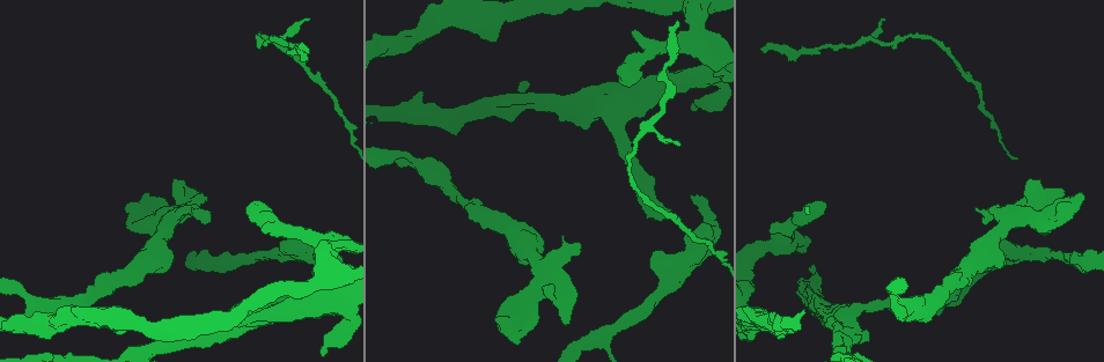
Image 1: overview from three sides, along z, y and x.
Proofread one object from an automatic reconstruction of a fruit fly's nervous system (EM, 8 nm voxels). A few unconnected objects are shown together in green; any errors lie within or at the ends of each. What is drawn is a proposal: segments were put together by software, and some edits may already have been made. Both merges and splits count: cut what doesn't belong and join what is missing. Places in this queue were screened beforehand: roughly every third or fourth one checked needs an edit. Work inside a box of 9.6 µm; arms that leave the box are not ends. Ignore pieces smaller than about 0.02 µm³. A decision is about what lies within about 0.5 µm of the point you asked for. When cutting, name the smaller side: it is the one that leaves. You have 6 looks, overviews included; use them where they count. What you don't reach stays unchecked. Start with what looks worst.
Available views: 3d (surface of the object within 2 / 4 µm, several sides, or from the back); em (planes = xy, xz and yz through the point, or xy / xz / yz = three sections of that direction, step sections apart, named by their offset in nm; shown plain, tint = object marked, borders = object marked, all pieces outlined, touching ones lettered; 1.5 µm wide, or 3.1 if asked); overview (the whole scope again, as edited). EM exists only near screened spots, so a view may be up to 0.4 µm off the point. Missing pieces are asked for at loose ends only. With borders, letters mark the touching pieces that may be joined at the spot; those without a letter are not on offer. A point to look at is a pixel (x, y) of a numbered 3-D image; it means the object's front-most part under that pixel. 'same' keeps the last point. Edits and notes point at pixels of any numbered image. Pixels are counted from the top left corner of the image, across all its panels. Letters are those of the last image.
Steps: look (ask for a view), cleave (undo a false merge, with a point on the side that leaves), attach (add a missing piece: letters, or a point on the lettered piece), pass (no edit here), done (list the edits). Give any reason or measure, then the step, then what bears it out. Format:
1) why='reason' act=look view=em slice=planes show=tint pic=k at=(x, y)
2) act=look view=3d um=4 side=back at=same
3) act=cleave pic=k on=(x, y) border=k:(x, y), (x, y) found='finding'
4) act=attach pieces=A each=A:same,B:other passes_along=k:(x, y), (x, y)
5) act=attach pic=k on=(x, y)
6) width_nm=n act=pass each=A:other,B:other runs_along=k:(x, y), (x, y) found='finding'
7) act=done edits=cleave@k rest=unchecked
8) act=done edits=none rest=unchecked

why='long arm stops here' act=look view=em slice=planes show=borders pic=1 at=(662, 219)

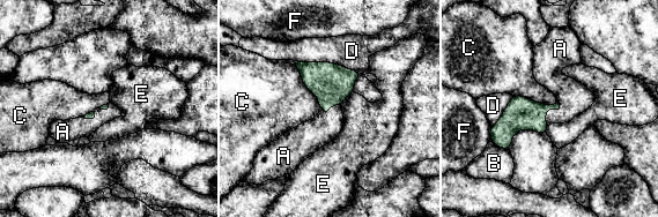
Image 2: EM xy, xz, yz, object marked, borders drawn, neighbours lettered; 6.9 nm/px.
longest_contact=D:480nm act=attach pieces=A each=A:same,B:other,C:other,D:other,E:other,F:other passes_along=2:(522, 113), (548, 109), (574, 98) found='it goes on there'

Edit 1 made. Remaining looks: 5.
act=look view=overview

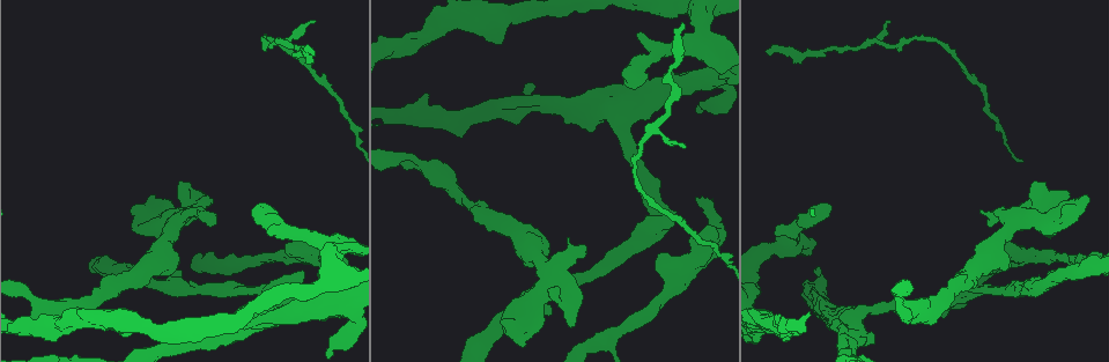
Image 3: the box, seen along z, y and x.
act=look view=3d um=2 side=back pic=3 at=(786, 245)

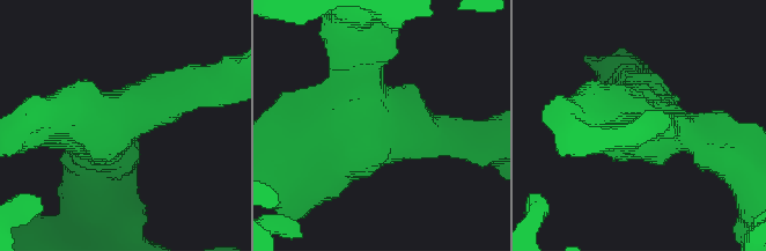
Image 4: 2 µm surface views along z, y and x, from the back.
act=look view=em slice=xz step=4 show=borders pic=4 at=(110, 123)

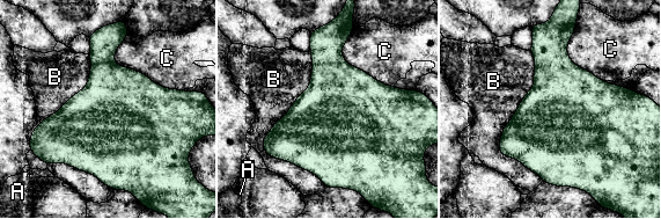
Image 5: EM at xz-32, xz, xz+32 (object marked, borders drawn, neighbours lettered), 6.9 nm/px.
why='cut it another way' act=look view=em slice=planes show=borders at=same

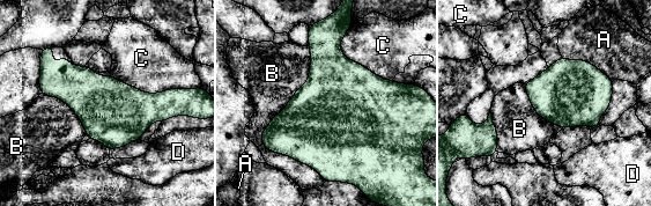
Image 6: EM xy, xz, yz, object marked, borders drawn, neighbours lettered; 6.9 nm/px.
act=pass each=A:other,B:other,C:other,D:other found='one neuron here'

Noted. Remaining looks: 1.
act=done edits=attach@2 rest=unchecked

